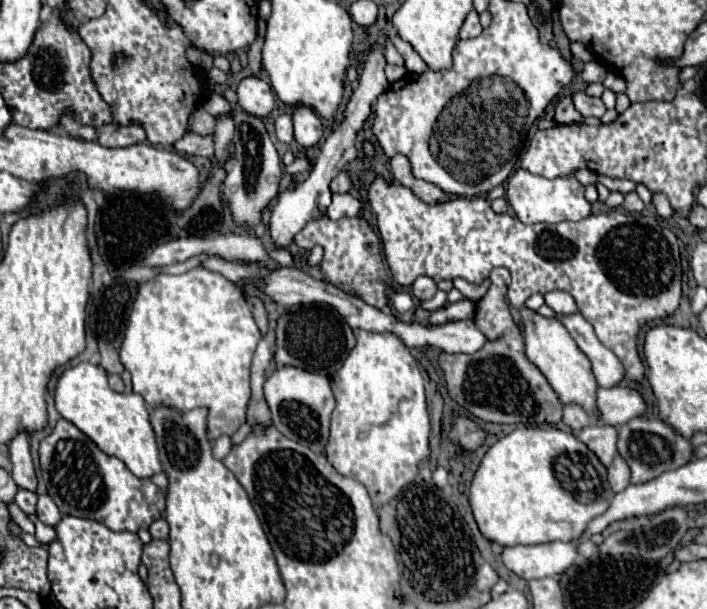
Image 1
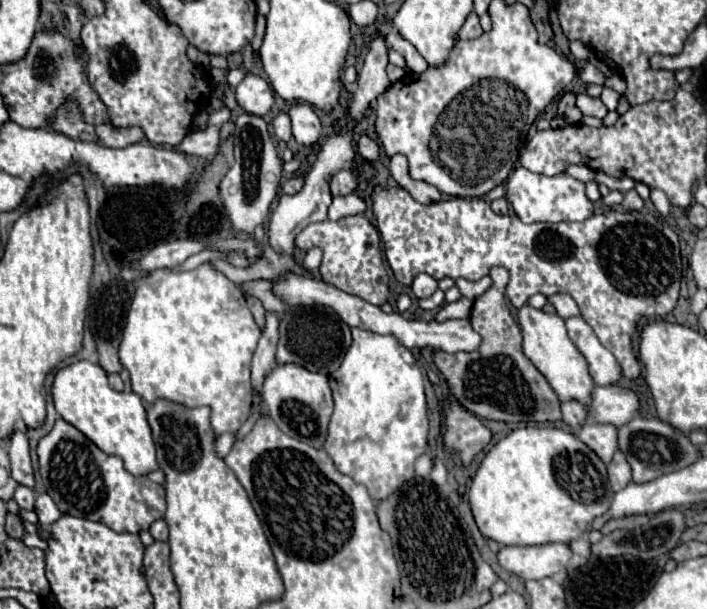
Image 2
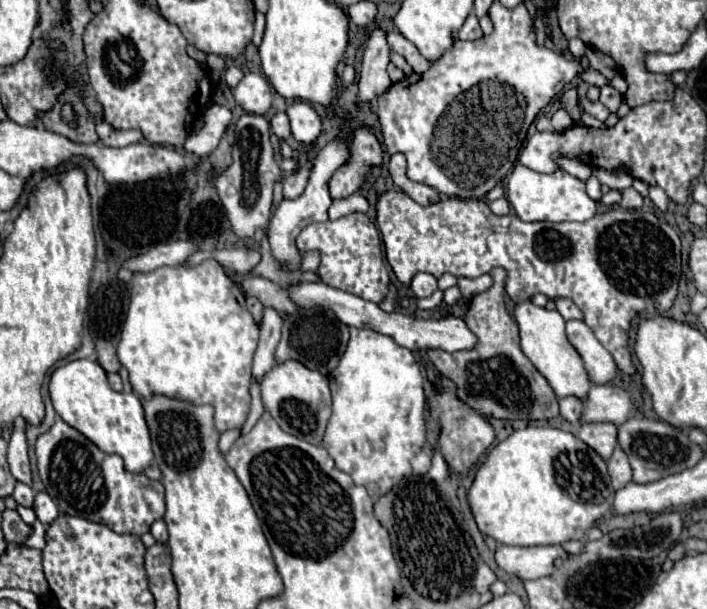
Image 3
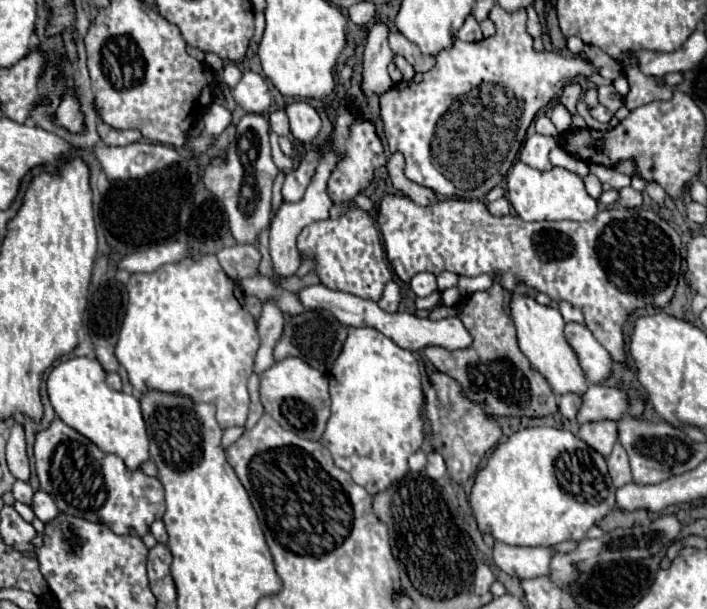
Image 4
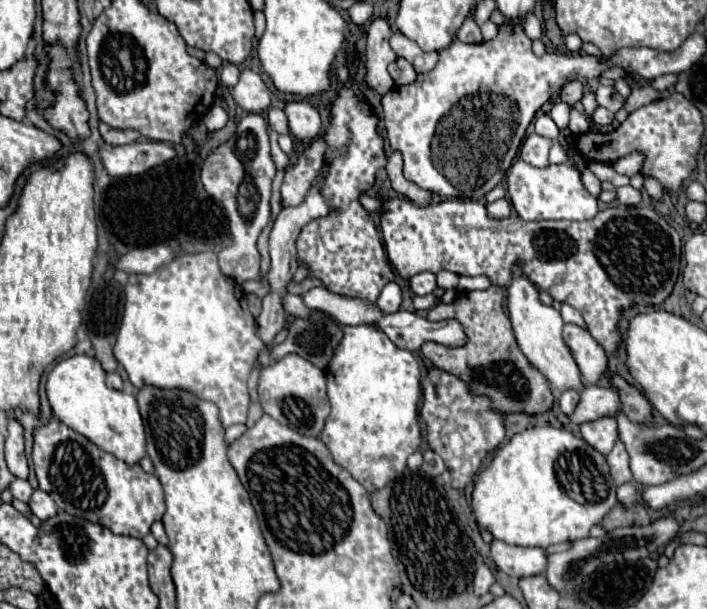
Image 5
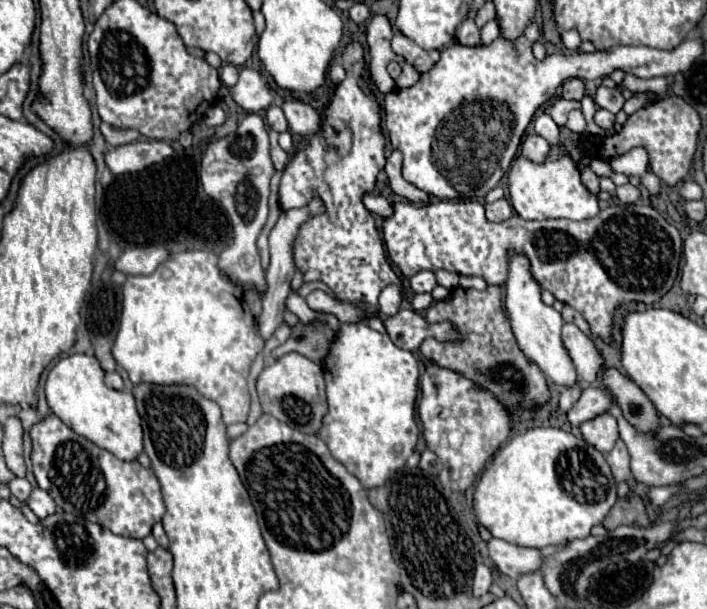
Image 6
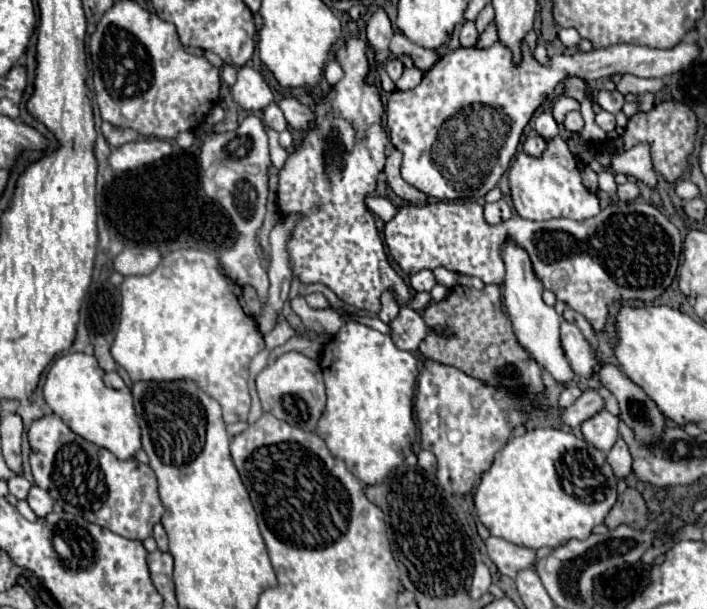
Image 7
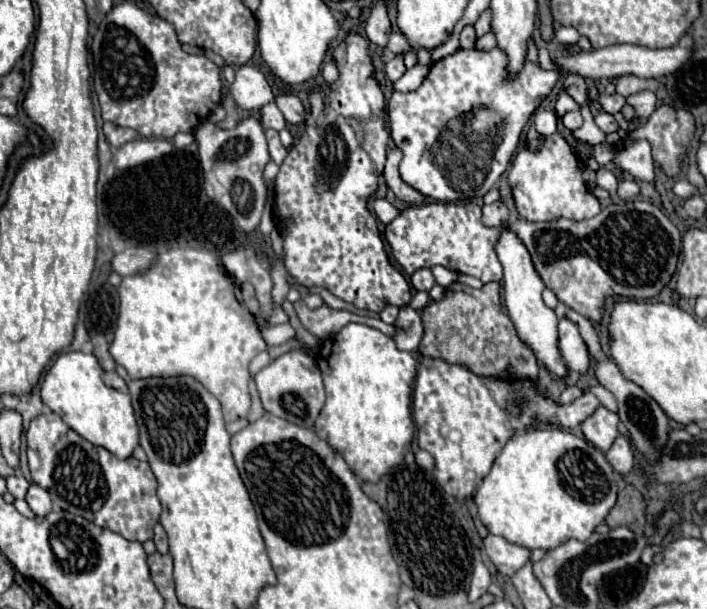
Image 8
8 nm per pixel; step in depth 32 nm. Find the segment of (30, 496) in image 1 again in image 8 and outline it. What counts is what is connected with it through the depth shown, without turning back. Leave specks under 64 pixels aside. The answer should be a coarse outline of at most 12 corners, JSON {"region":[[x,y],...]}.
{"region":[[12,474],[8,492],[14,498],[24,498],[30,482],[22,474]]}

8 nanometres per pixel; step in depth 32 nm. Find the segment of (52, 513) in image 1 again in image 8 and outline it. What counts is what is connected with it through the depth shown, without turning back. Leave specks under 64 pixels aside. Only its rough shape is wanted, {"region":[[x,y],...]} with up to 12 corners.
{"region":[[32,484],[26,502],[36,516],[52,510],[50,494]]}

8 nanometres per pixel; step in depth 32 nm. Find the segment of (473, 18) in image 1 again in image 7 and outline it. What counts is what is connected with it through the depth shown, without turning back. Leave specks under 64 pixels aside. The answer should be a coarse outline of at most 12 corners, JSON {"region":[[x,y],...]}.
{"region":[[474,22],[464,24],[464,34],[460,44],[466,48],[476,46],[478,42]]}

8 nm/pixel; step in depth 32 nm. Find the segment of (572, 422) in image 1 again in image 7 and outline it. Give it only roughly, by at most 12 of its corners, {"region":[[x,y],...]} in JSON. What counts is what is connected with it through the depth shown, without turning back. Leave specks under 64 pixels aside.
{"region":[[566,386],[560,394],[560,408],[570,404],[582,394],[578,386]]}

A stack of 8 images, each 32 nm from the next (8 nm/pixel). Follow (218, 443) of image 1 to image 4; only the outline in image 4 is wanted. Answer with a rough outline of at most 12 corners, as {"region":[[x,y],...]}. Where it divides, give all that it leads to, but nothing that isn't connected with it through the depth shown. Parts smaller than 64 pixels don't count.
{"region":[[244,426],[224,430],[222,446],[228,448],[244,432]]}

